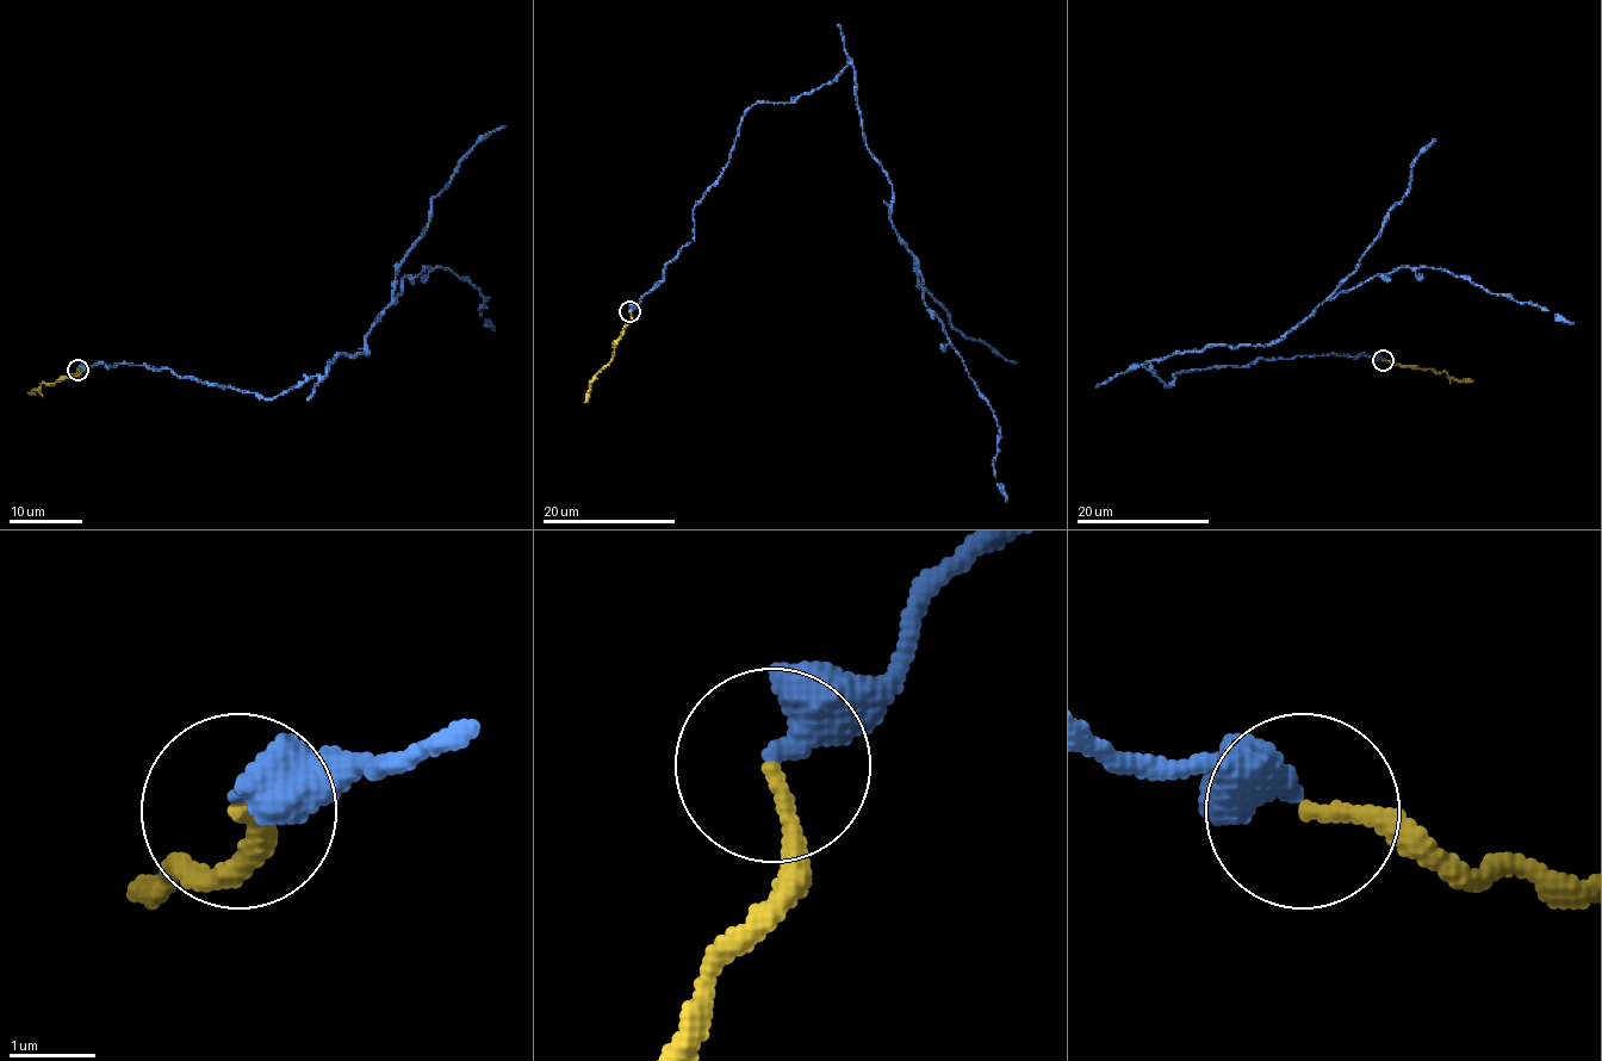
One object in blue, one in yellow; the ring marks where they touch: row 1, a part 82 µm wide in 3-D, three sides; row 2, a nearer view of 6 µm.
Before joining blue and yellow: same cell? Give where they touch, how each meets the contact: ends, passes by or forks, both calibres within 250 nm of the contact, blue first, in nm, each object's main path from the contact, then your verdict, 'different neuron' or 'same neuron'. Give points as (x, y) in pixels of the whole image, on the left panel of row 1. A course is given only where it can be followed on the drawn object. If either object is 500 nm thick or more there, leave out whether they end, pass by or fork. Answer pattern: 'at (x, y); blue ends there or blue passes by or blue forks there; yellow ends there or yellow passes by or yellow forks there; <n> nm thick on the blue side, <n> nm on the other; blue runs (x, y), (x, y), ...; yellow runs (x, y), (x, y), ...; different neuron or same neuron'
at (78, 370); blue ends there; yellow ends there; 400 nm thick on the blue side, 170 nm on the other; blue runs (78, 368), (149, 365), (275, 398), (339, 354), (367, 354), (403, 279), (424, 267), (483, 295), (492, 330); yellow runs (78, 371), (74, 376), (42, 383), (28, 392); same neuron

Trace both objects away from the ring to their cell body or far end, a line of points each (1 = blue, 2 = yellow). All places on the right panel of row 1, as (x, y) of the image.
1: (1382, 359), (1255, 359), (1166, 385), (1136, 365), (1275, 343), (1327, 299), (1401, 267), (1444, 268), (1573, 323)
2: (1382, 360), (1473, 380)

